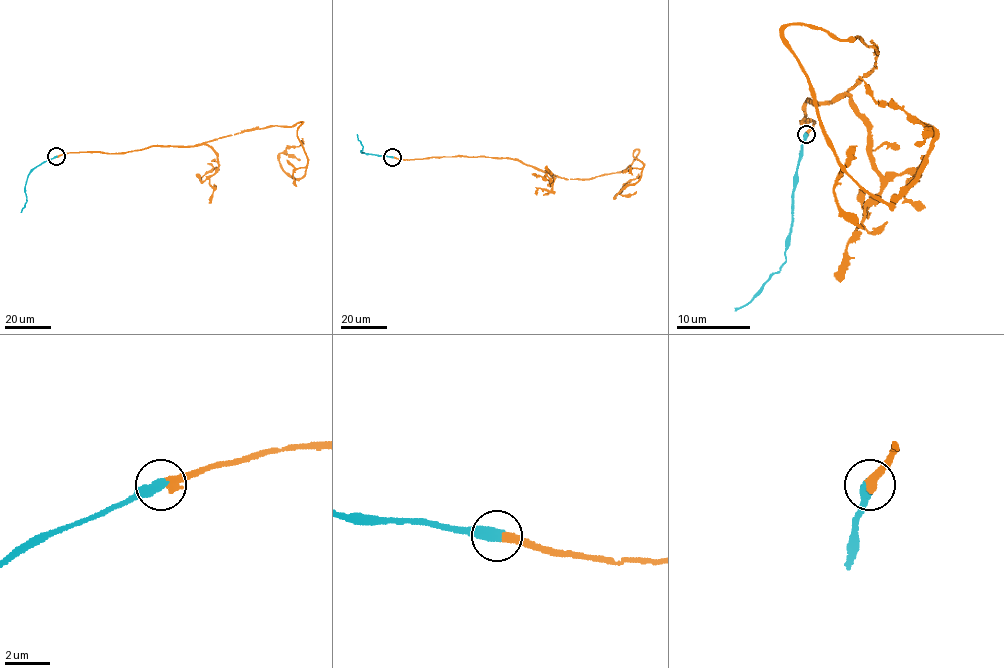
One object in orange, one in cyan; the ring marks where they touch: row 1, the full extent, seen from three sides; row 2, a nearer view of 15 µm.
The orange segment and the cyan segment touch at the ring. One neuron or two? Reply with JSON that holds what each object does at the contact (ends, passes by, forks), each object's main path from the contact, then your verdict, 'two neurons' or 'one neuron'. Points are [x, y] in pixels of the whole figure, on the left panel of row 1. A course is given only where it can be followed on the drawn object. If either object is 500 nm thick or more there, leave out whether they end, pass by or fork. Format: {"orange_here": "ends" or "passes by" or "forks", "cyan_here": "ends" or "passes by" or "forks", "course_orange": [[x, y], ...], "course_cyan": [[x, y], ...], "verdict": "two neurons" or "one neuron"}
{"course_orange": [[56, 156], [189, 146], [303, 122], [297, 137], [307, 165], [301, 178], [283, 169], [278, 155], [302, 138]], "course_cyan": [[56, 156], [31, 171], [25, 185], [27, 200], [20, 212]], "verdict": "one neuron"}

